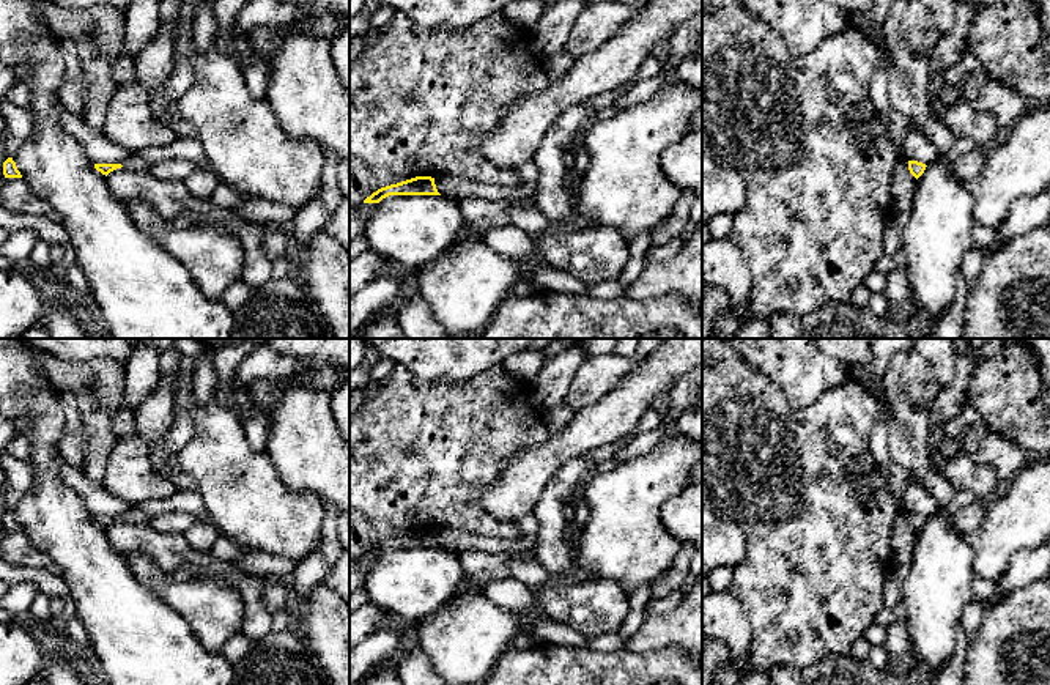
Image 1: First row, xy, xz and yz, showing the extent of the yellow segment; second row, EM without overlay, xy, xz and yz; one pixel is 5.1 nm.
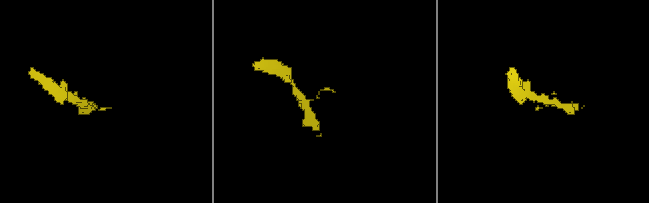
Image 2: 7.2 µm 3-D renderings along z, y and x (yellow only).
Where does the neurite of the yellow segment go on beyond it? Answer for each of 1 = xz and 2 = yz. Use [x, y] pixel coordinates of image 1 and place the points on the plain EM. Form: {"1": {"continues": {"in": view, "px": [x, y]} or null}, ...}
{"1": {"continues": null}, "2": {"continues": null}}

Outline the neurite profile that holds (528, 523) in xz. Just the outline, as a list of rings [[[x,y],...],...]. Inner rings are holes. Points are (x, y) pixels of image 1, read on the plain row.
[[[532,512],[519,517],[516,520],[516,524],[518,524],[519,532],[523,535],[534,535],[535,537],[540,531],[540,523],[538,523],[537,517]]]

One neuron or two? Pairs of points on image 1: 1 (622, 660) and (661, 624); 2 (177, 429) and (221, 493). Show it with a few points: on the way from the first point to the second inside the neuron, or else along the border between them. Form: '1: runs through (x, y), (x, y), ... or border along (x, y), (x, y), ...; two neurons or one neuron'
1: border along (668, 646), (644, 652), (628, 652), (624, 647); two neurons
2: border along (194, 407), (192, 436), (173, 465), (195, 479); two neurons

